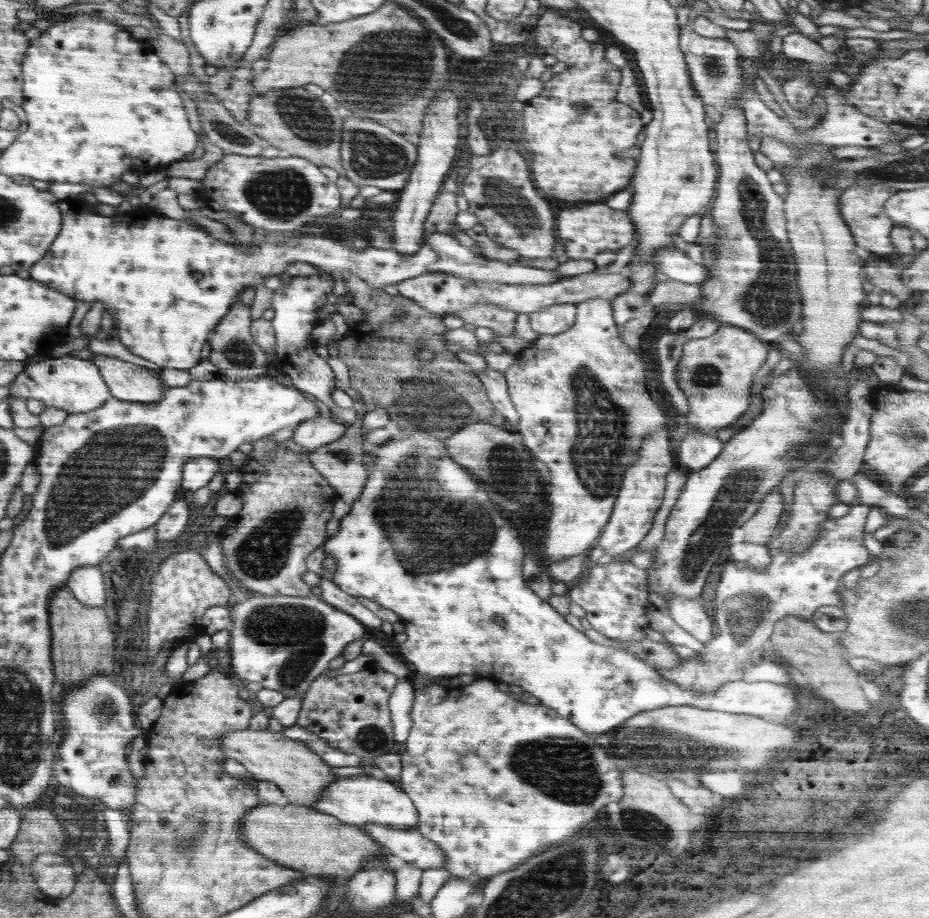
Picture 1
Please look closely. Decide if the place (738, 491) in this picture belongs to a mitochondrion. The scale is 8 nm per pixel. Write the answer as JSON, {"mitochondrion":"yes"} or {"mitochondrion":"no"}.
{"mitochondrion":"yes"}

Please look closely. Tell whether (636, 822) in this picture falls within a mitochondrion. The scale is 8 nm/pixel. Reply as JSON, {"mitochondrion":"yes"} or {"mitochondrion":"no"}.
{"mitochondrion":"yes"}

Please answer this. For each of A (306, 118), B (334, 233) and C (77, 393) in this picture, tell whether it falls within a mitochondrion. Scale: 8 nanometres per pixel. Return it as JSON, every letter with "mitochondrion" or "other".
{"A":"mitochondrion","B":"other","C":"other"}

